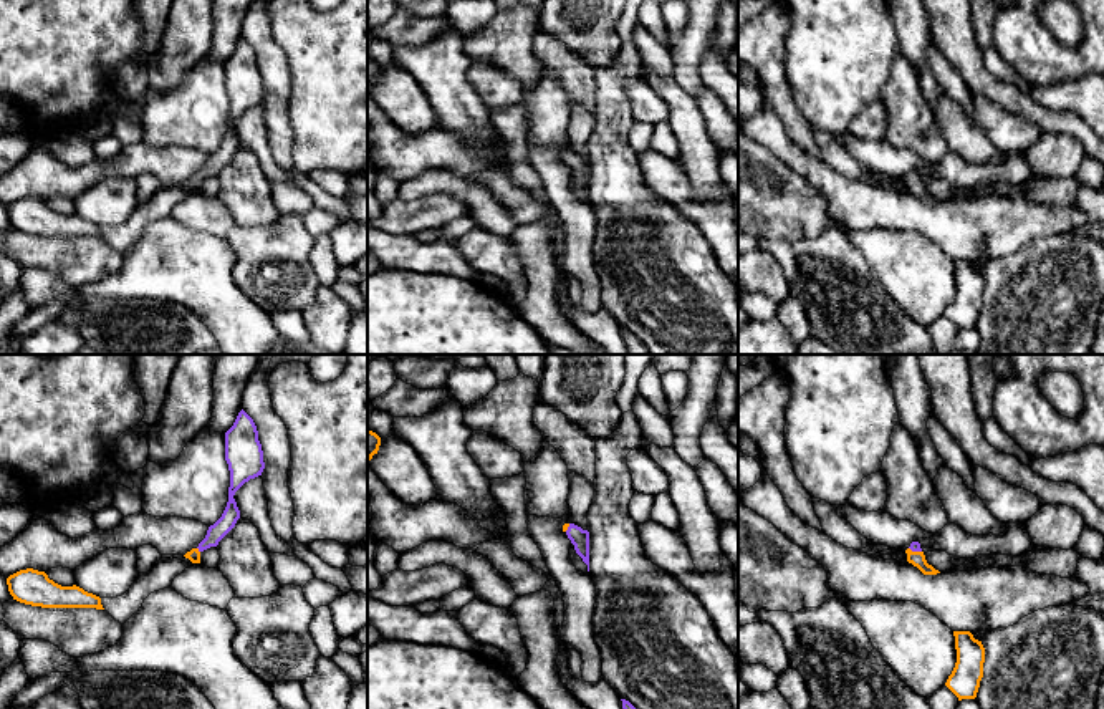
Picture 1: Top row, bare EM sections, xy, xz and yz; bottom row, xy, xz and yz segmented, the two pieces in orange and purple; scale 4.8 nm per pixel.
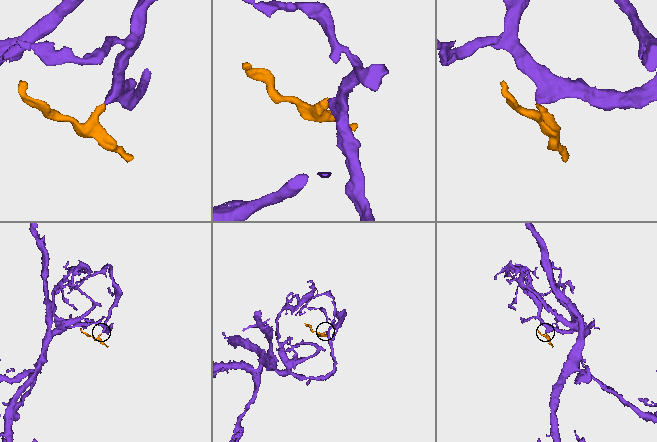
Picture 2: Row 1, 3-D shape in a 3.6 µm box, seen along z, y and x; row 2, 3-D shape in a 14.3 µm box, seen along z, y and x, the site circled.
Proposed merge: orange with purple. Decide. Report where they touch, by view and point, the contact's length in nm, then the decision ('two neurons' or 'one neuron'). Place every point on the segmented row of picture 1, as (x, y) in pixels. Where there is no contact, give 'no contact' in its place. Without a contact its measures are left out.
contact xy (197, 550); length 30 nm; one neuron

